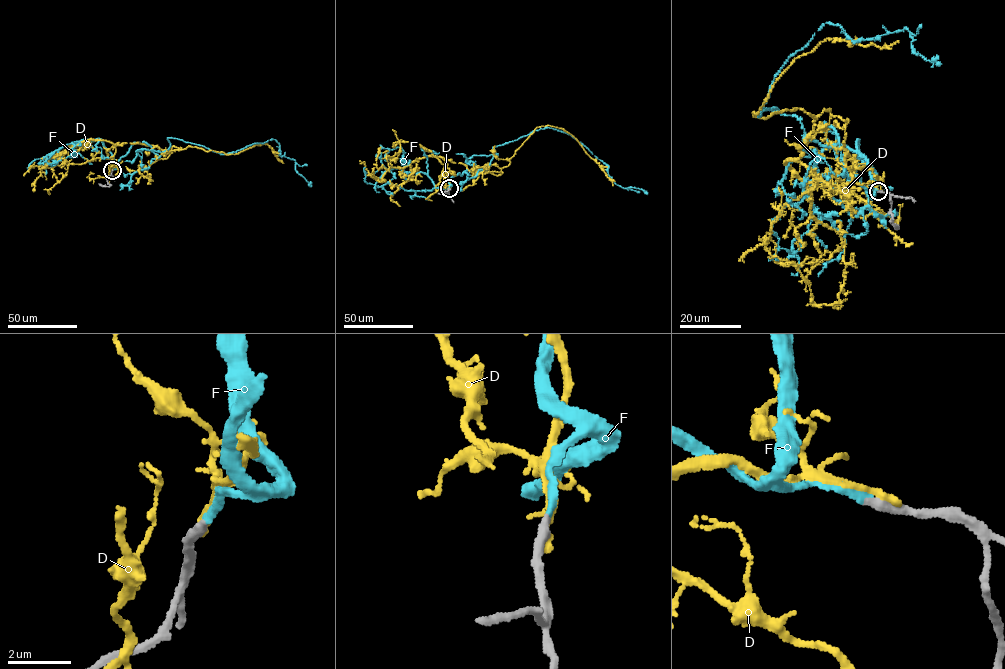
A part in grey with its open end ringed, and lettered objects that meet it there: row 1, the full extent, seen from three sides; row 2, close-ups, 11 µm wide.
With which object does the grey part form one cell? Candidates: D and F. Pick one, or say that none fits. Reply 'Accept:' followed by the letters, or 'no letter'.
Accept: F

